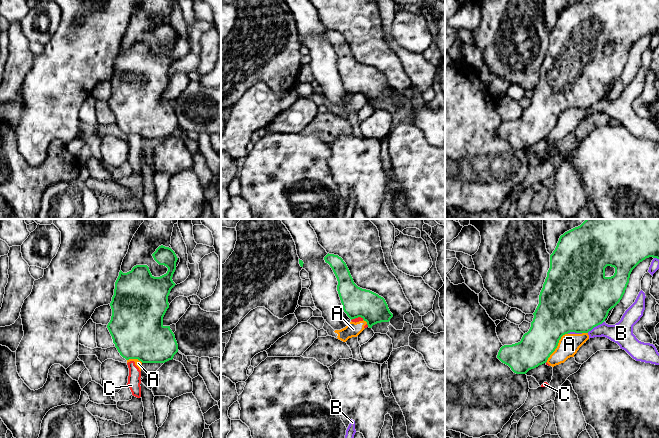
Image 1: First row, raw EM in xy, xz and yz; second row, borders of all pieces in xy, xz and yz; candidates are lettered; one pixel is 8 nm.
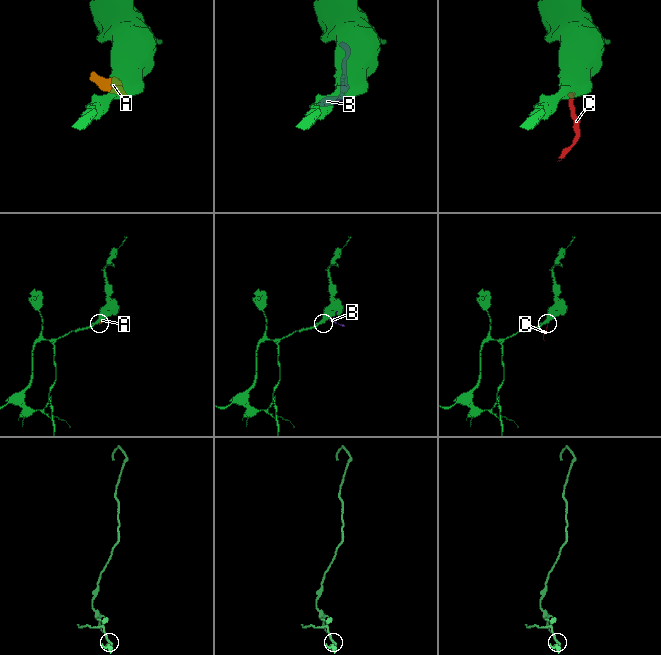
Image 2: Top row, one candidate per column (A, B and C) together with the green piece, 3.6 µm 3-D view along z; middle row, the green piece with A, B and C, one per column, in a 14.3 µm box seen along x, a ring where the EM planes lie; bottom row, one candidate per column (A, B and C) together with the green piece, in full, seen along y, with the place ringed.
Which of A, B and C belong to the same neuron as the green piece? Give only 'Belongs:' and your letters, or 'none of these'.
Belongs: none of these

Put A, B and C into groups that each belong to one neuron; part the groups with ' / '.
A B C

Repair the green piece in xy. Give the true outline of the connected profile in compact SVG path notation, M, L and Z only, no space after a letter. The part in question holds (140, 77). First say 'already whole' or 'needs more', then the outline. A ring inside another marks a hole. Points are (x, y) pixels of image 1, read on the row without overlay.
already whole | M163 21L159 22L152 32L159 41L164 41L168 44L167 49L160 53L154 53L147 41L136 41L127 49L123 49L120 46L115 58L114 71L110 79L112 92L107 104L112 112L115 123L126 136L138 135L142 139L165 139L172 136L178 128L178 120L174 109L170 105L170 102L163 101L163 93L169 84L168 72L171 65L176 61L172 53L176 46L178 34L171 24Z

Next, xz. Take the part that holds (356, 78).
already whole | M328 29L324 36L337 54L337 67L343 86L351 96L361 93L369 104L377 99L390 97L393 90L385 75L370 66L358 63L341 33Z

